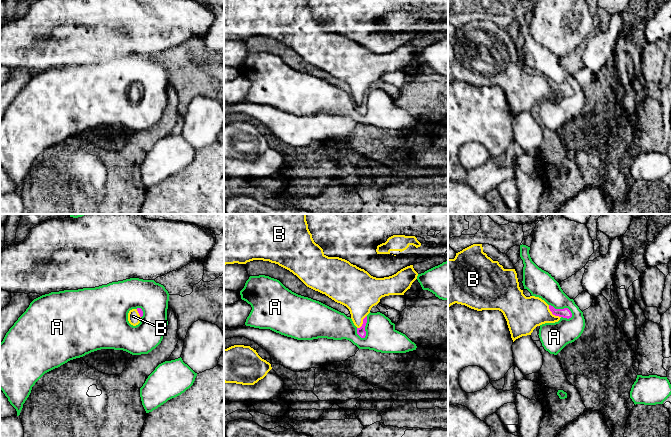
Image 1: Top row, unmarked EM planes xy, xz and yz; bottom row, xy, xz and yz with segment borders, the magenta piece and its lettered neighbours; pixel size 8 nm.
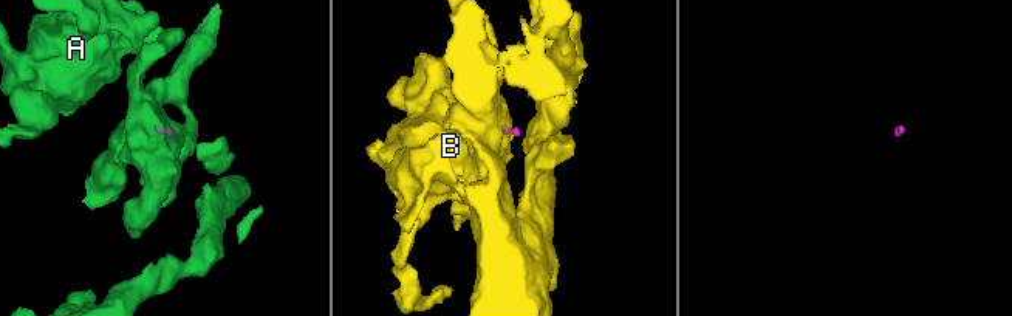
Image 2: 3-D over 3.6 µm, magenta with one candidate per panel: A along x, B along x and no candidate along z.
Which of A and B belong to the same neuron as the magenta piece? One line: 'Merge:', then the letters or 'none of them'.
Merge: A

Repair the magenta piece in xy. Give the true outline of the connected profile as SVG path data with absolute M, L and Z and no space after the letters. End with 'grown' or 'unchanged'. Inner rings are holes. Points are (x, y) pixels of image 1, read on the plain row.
M130 54L95 64L51 68L34 75L0 119L0 165L16 185L17 192L35 159L45 149L70 136L101 125L123 126L132 131L148 130L155 125L167 106L169 72L165 63L154 56ZM132 85L136 85L141 93L136 102L128 97Z; grown

